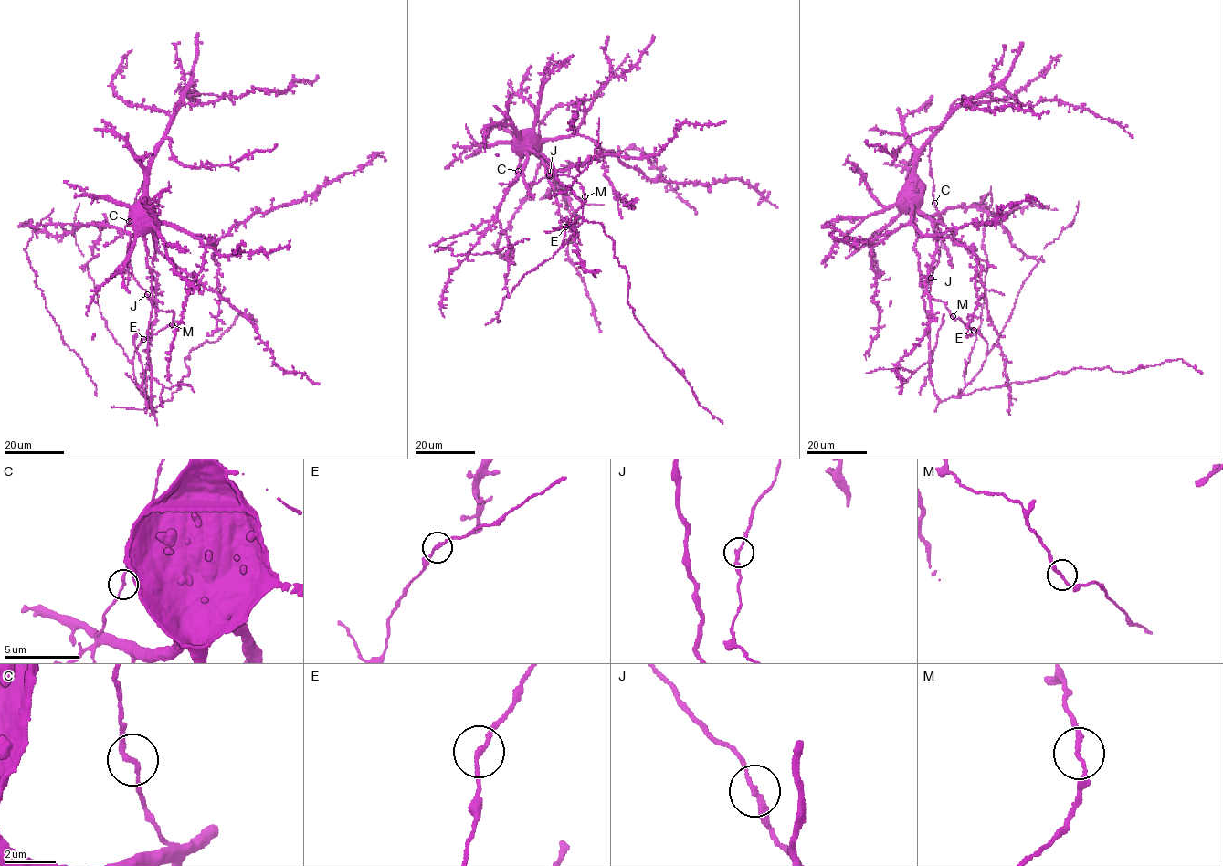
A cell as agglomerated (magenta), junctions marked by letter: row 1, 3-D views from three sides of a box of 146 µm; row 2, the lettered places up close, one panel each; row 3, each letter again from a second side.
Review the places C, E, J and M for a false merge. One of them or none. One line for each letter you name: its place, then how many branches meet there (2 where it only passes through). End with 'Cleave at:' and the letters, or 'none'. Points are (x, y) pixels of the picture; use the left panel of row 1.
Cleave at: none

